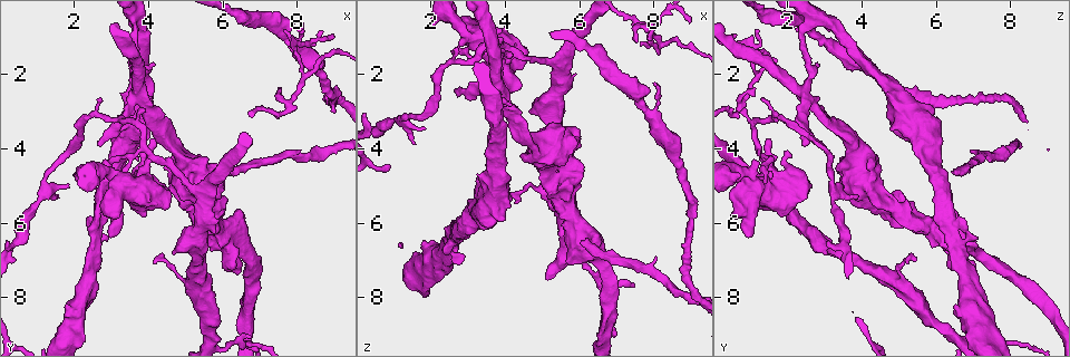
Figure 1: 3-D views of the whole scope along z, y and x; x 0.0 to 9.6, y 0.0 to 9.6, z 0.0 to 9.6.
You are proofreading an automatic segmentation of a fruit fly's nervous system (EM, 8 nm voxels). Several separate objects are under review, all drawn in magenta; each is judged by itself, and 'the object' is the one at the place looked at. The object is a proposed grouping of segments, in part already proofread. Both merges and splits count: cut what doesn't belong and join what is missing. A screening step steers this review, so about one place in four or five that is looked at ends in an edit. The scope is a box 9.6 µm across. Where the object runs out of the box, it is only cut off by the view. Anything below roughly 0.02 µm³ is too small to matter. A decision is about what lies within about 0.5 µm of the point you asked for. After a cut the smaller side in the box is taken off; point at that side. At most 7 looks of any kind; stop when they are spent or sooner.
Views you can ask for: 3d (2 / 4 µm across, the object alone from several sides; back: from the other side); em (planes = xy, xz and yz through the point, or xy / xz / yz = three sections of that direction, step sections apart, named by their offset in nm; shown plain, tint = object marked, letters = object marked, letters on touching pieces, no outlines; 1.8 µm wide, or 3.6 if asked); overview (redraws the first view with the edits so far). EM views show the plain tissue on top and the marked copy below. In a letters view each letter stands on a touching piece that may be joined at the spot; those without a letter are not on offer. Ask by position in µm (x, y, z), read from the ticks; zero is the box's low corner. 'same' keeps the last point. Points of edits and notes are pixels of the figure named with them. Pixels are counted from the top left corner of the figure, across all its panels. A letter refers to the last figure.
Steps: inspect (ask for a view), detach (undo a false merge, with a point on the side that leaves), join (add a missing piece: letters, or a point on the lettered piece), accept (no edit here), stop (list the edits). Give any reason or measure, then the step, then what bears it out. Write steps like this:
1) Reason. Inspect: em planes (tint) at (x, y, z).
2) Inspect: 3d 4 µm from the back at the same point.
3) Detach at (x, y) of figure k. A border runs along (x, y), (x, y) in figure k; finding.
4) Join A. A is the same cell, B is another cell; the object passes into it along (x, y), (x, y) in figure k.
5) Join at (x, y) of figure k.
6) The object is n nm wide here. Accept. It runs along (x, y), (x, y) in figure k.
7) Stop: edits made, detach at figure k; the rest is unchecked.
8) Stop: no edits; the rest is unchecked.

Branch stops here. Inspect: em planes (letters) at (2.30, 6.05, 6.85).

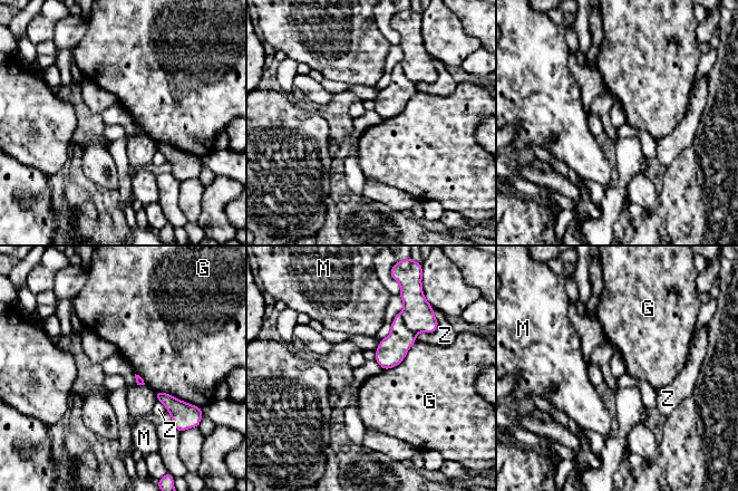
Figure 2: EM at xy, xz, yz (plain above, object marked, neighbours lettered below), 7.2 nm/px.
The longest contact is with G, 320 nm. Accept. G, M and Z are other cells; a border runs along (416, 340), (400, 363), (384, 371) in figure 2; none of them fits.

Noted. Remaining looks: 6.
Thick end. Inspect: em planes (letters) at (2.95, 6.30, 0.90).

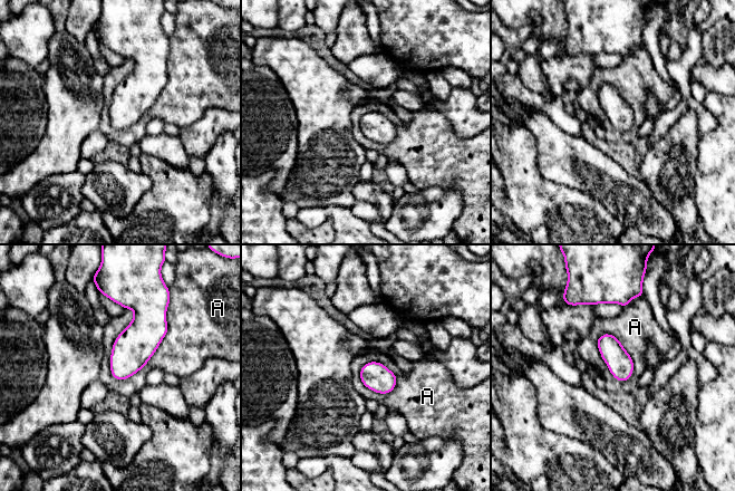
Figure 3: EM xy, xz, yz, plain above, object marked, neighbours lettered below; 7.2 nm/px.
Accept. A is another cell; none of them fits.

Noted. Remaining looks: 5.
Stops while still wide. Inspect: 3d 2 µm at (4.65, 5.45, 1.30).

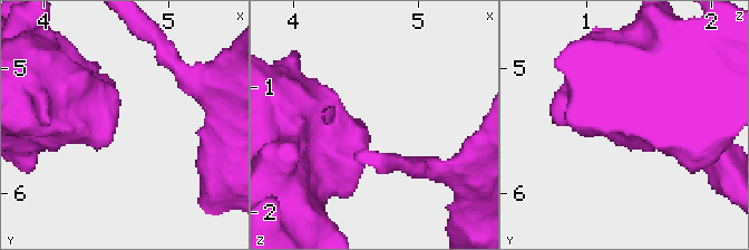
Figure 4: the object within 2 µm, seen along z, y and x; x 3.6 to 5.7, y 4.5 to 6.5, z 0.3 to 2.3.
Need the tissue. Inspect: em planes (letters) at (4.60, 5.50, 1.32).

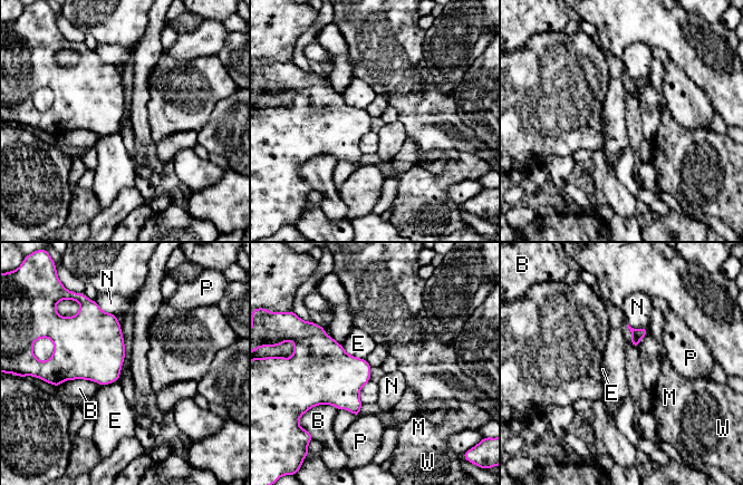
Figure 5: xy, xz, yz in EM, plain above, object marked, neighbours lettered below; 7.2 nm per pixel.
Accept. B, E, M, N, P and W are other cells; a border runs along (341, 345), (348, 353), (365, 359) in figure 5; no lettered piece goes on from it.

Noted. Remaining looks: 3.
Stop: no edits; the rest is unchecked.

